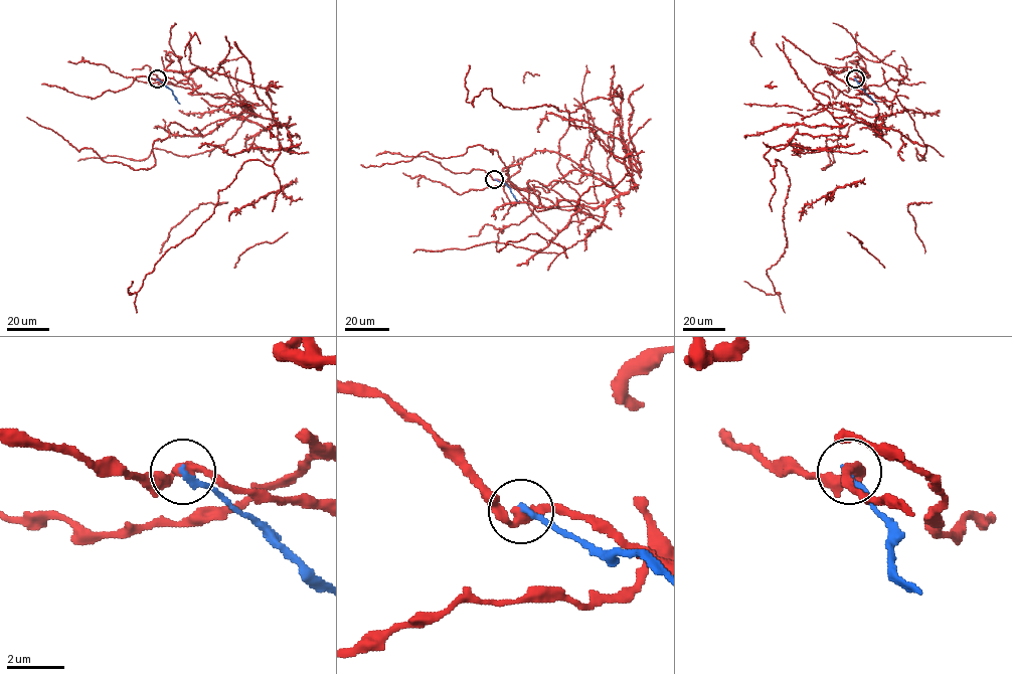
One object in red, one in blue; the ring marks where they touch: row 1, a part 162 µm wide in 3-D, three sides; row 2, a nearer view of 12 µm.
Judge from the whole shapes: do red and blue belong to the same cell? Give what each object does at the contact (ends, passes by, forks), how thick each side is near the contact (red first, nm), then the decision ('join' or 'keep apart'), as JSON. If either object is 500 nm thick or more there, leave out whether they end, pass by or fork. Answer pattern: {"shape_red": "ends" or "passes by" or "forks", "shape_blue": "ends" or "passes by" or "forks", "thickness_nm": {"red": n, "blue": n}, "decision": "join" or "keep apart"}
{"shape_red": "passes by", "shape_blue": "ends", "thickness_nm": {"red": 360, "blue": 200}, "decision": "keep apart"}

